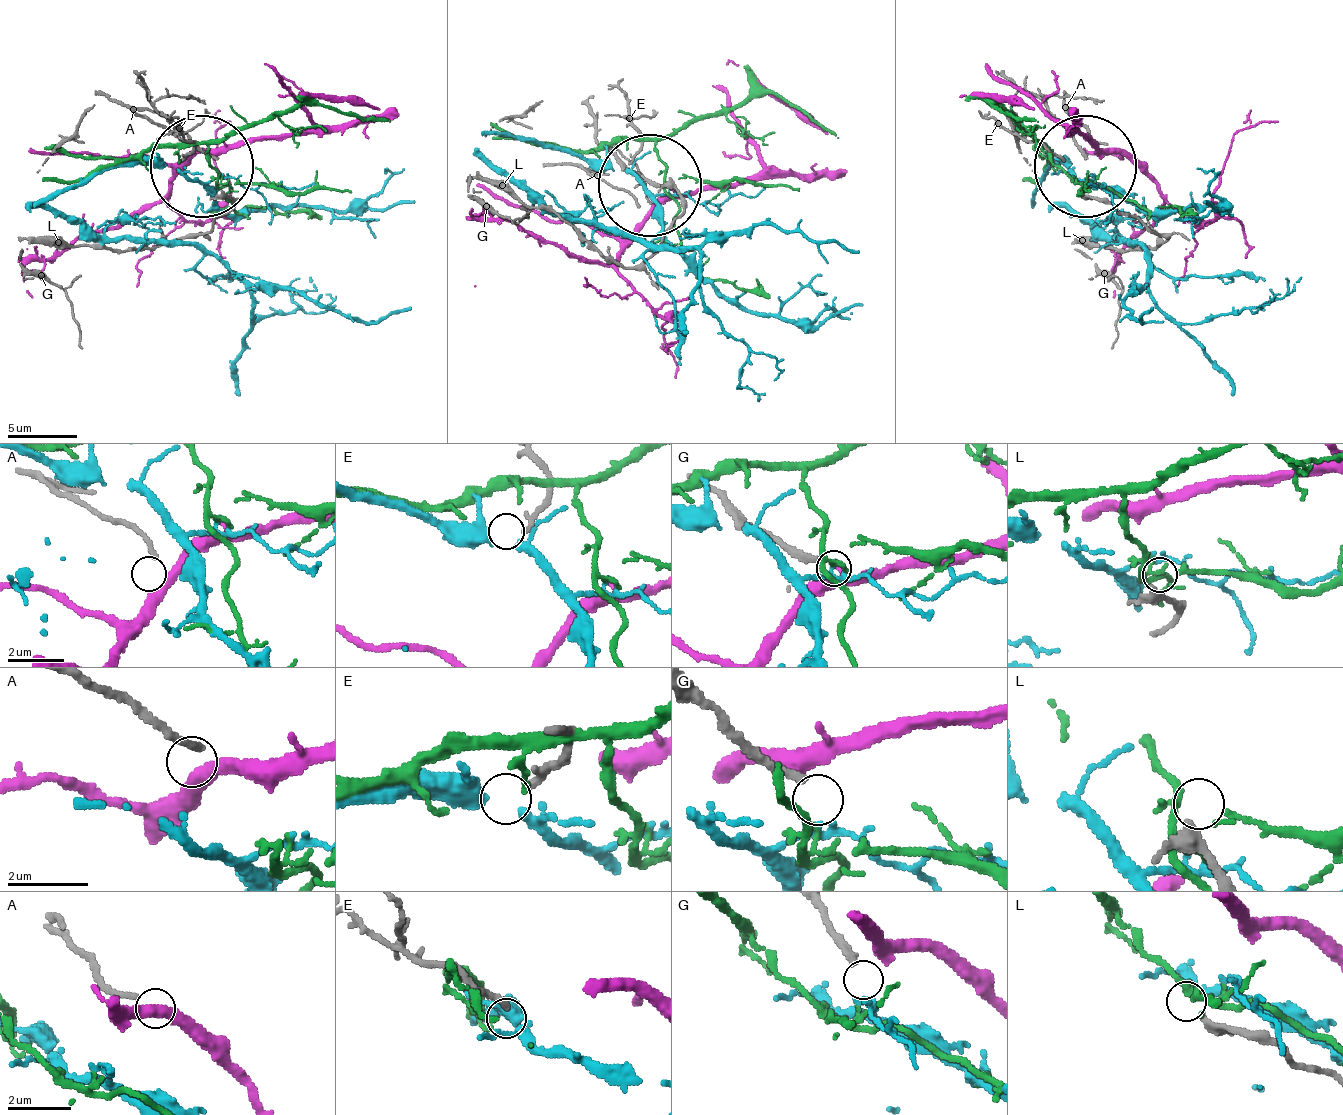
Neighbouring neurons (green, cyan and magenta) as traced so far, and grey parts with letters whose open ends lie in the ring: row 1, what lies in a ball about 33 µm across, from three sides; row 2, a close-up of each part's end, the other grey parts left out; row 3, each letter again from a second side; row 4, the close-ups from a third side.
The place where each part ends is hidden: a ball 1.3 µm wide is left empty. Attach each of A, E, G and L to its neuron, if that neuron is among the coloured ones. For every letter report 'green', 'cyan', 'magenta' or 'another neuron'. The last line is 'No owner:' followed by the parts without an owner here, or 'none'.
A: another neuron
E: cyan
G: another neuron
L: another neuron
No owner: A, G, L

